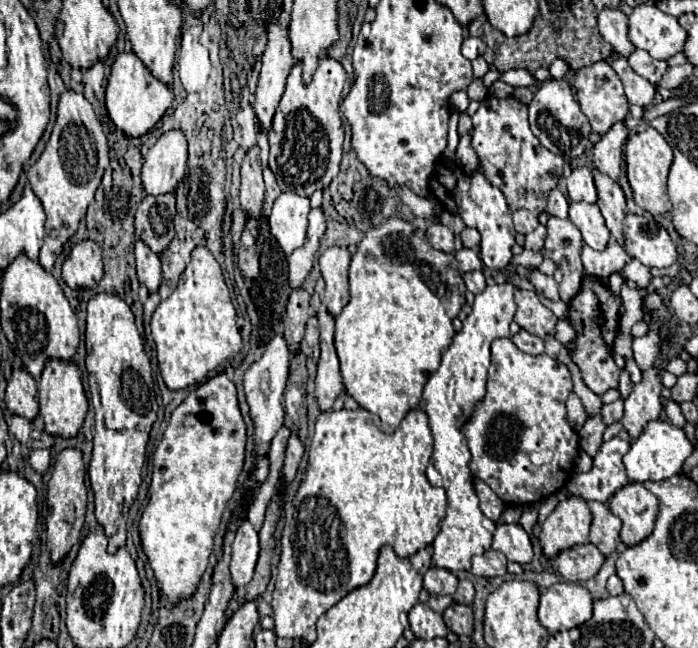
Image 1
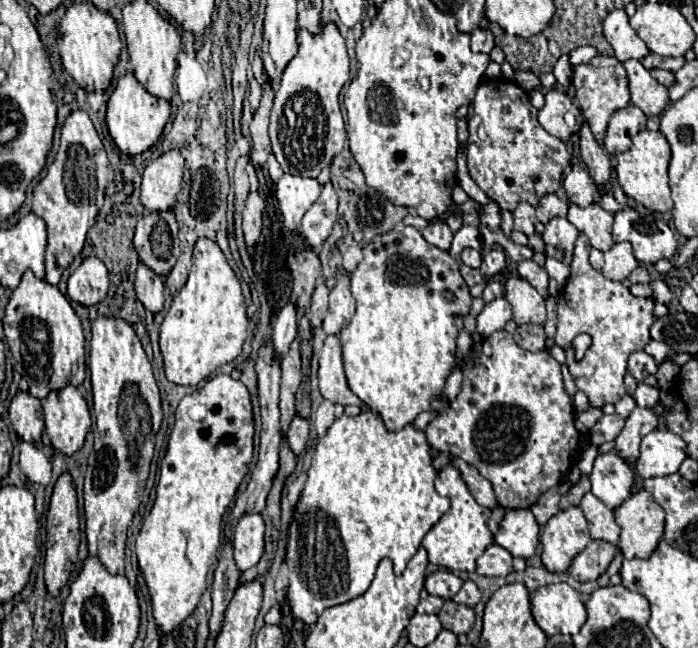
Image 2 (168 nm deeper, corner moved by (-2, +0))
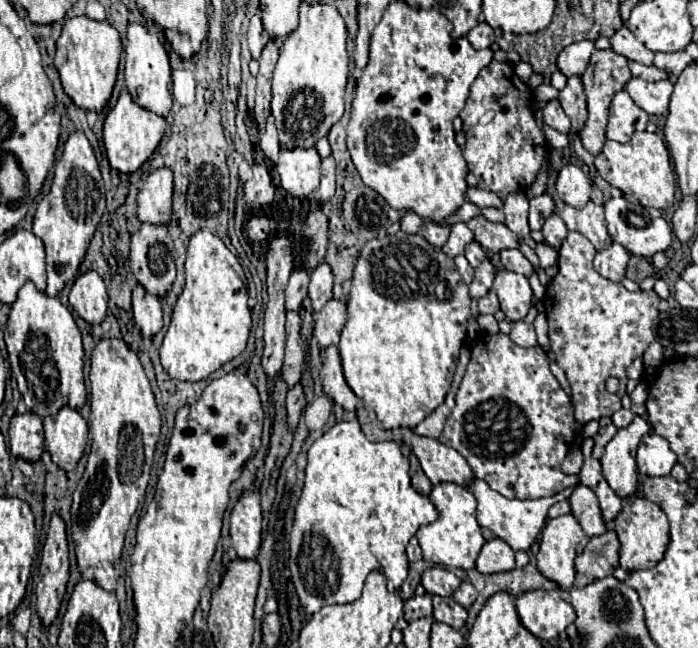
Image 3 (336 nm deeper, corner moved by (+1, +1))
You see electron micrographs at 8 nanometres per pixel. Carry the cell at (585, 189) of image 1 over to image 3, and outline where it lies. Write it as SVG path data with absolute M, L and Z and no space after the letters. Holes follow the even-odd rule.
M565 165L559 171L555 187L557 187L559 197L575 209L583 207L589 201L591 189L593 189L591 177L585 175L577 165Z

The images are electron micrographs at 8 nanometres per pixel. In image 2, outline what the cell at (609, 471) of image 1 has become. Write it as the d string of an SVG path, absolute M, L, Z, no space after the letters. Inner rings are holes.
M610 450L596 458L590 482L590 492L614 510L630 496L630 488L634 482L634 466L616 450Z

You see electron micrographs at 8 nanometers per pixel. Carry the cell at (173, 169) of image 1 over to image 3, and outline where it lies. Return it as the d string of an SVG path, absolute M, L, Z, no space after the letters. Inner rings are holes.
M161 167L145 179L145 187L139 191L137 217L141 223L167 225L171 219L171 193L173 175L171 169Z

